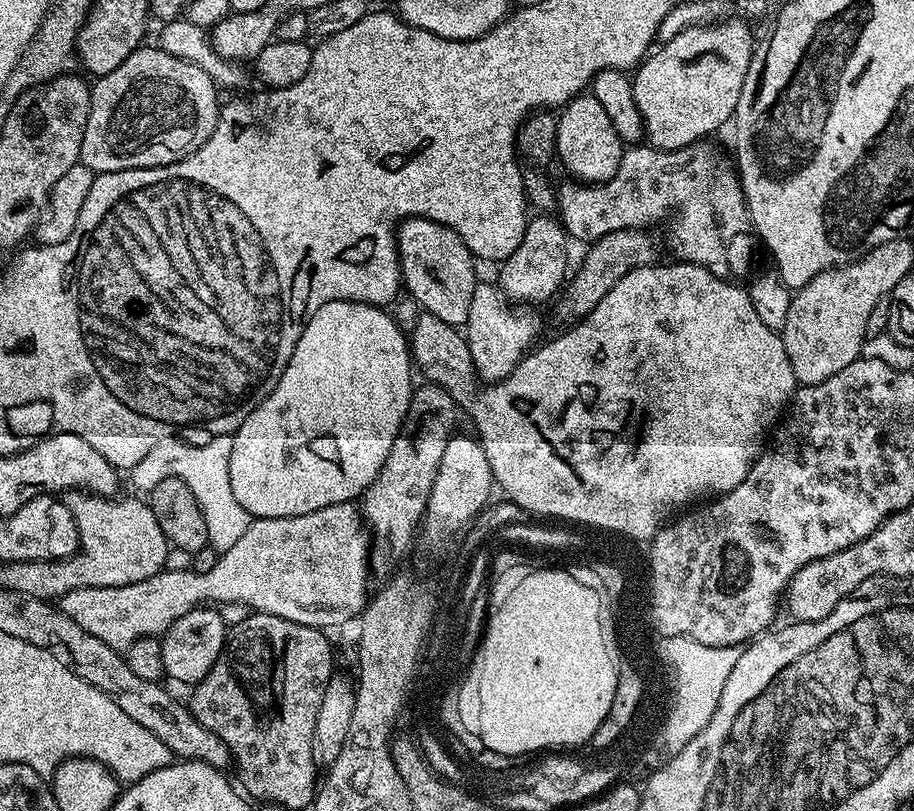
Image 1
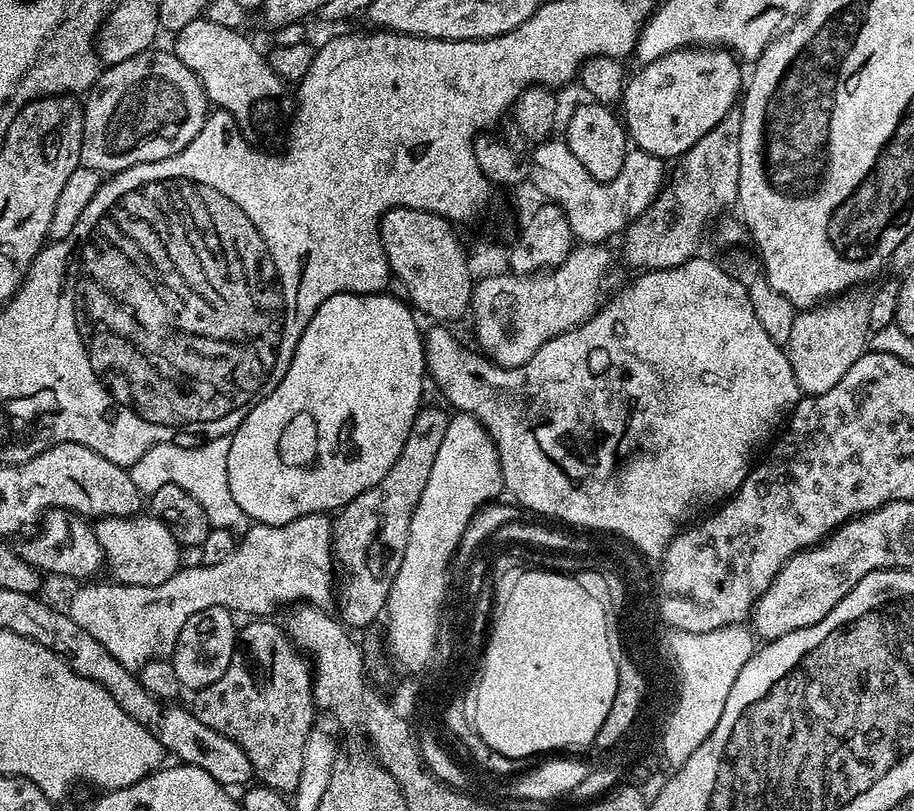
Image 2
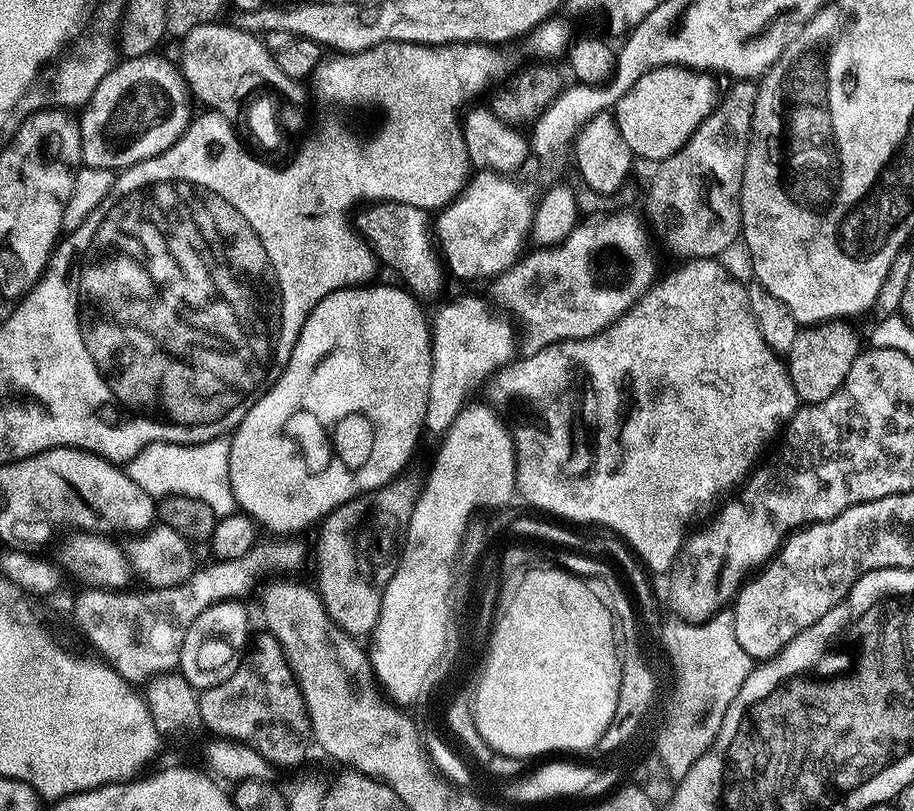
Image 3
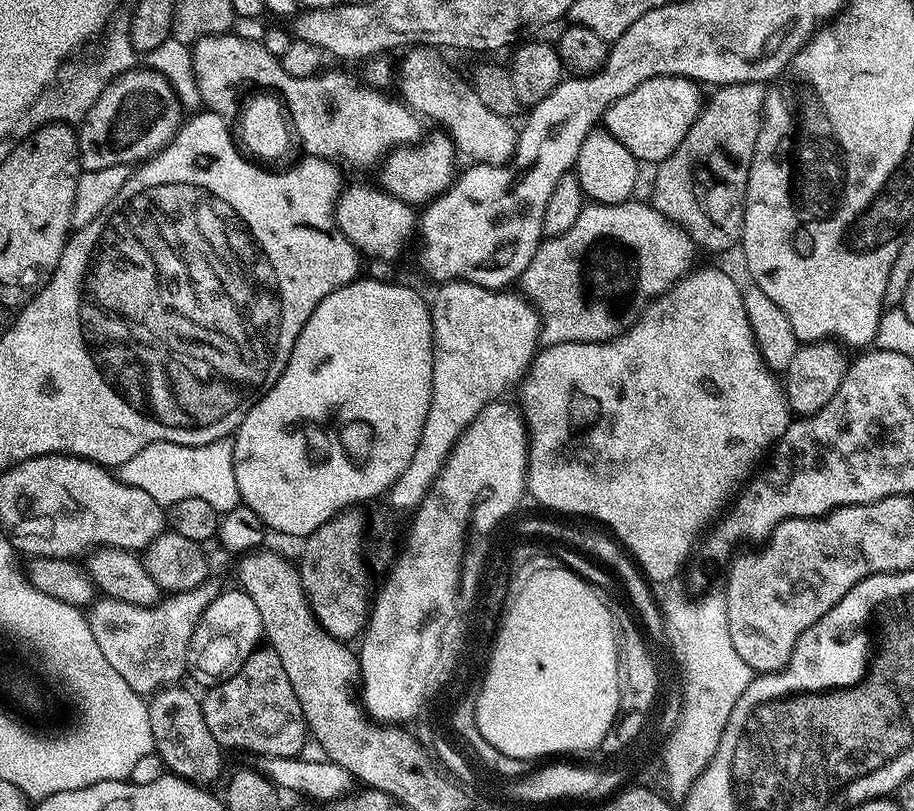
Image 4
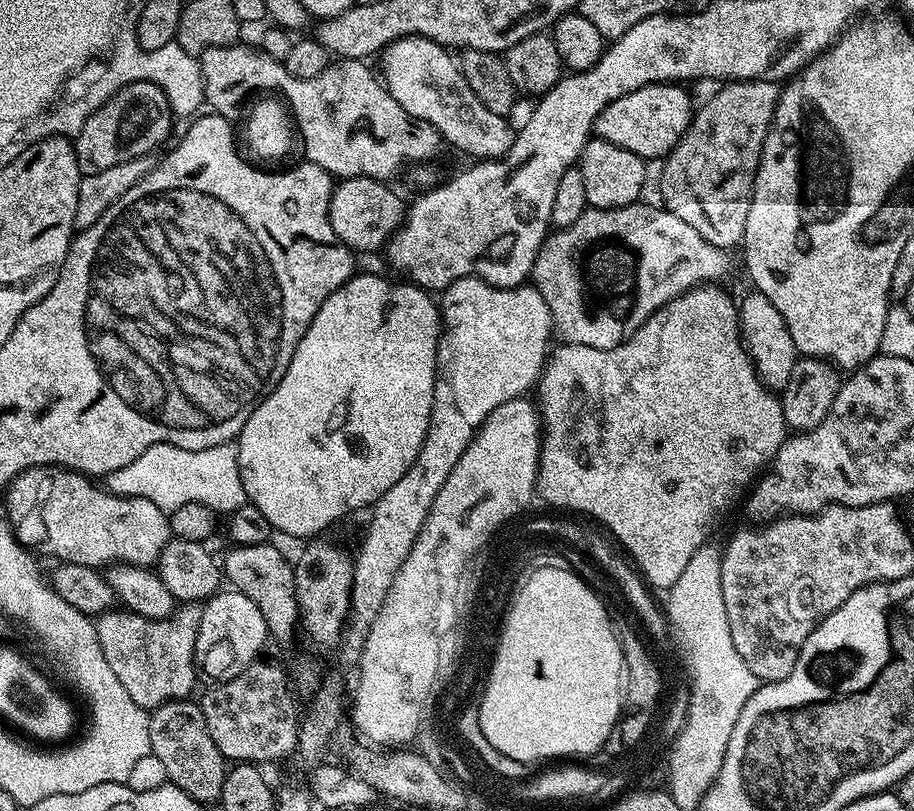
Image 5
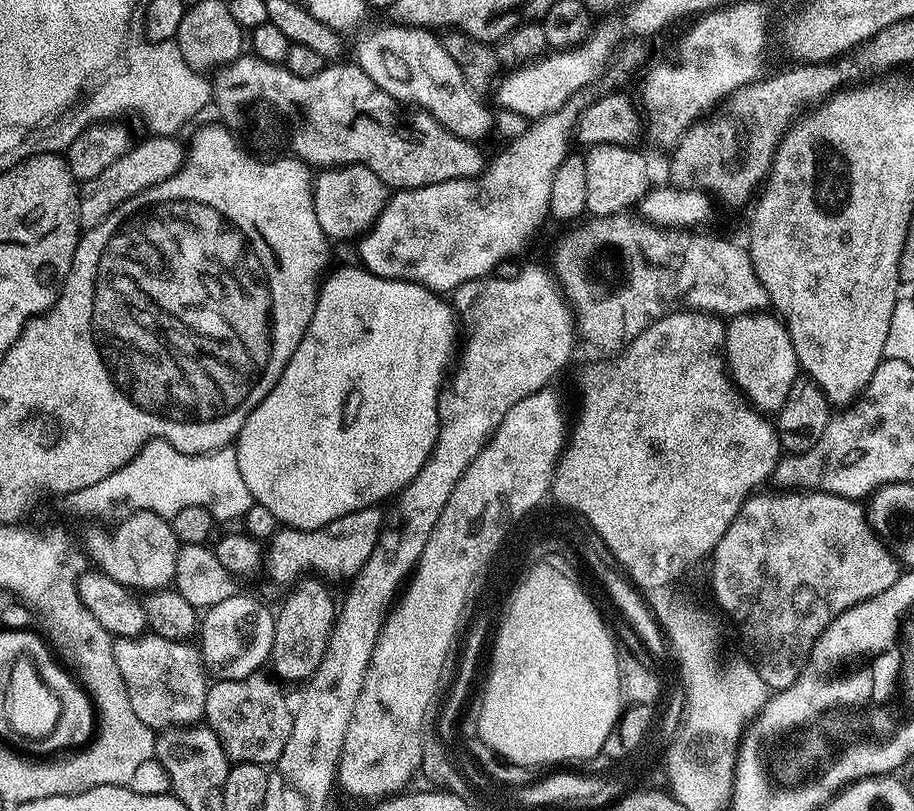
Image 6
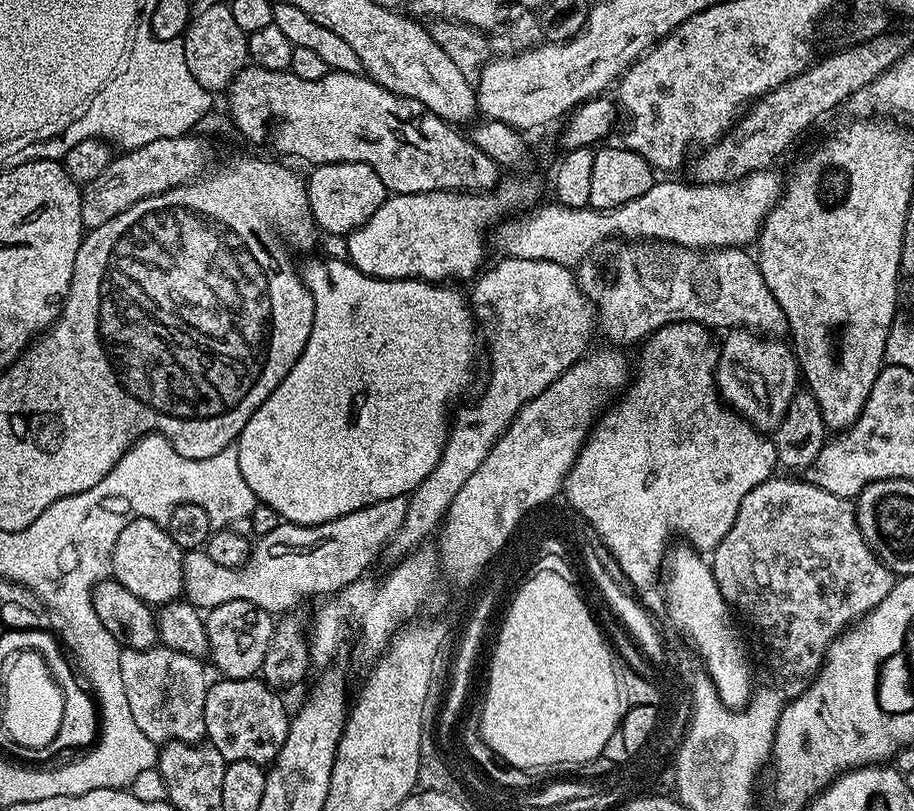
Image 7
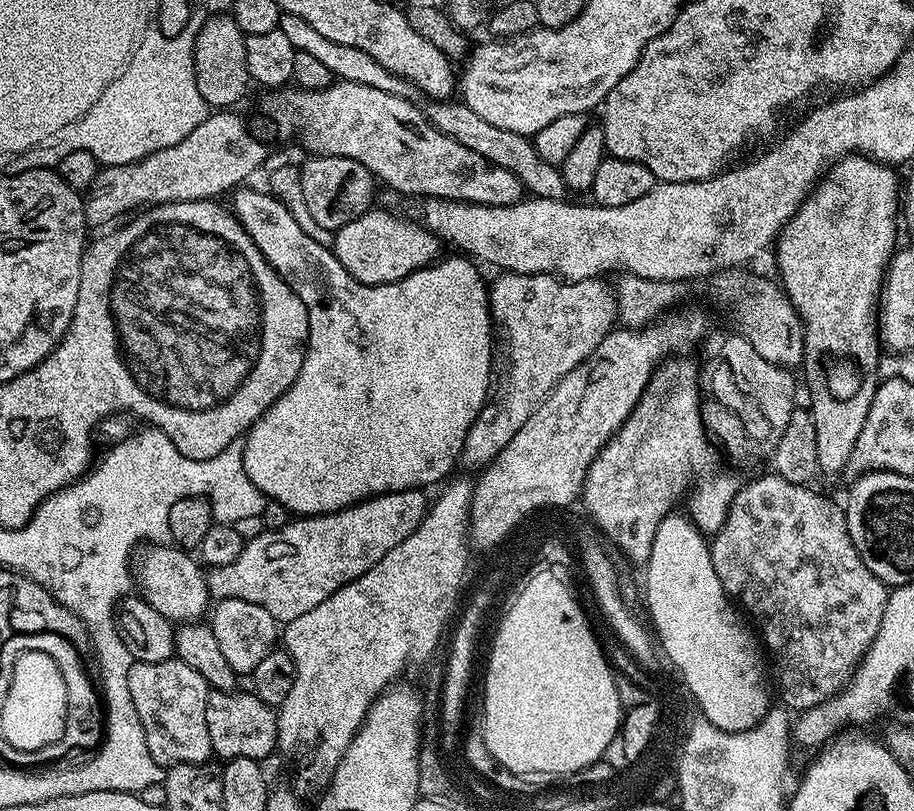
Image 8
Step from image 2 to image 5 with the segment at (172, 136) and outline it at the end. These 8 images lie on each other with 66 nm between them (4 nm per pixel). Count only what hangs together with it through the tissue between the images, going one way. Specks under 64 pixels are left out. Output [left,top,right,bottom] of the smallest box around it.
[74,81,174,173]

